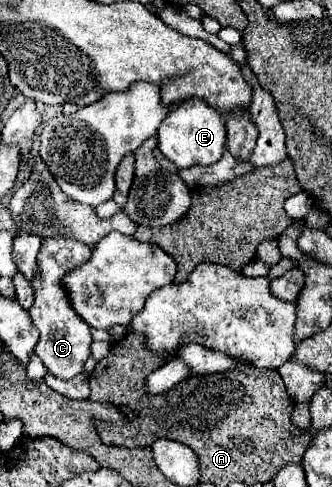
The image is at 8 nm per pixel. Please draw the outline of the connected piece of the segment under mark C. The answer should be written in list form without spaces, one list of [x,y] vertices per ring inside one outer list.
[[[71,238],[43,240],[37,256],[37,276],[31,282],[35,292],[35,302],[29,308],[29,316],[35,328],[41,332],[39,342],[35,346],[35,354],[43,360],[49,374],[61,380],[71,380],[73,376],[77,376],[83,370],[85,360],[91,356],[89,346],[93,340],[89,326],[87,322],[83,322],[83,318],[79,318],[79,314],[75,314],[75,310],[71,310],[71,300],[61,282],[67,276],[67,272],[75,270],[77,266],[83,266],[89,258],[91,258],[91,248],[77,240]]]

